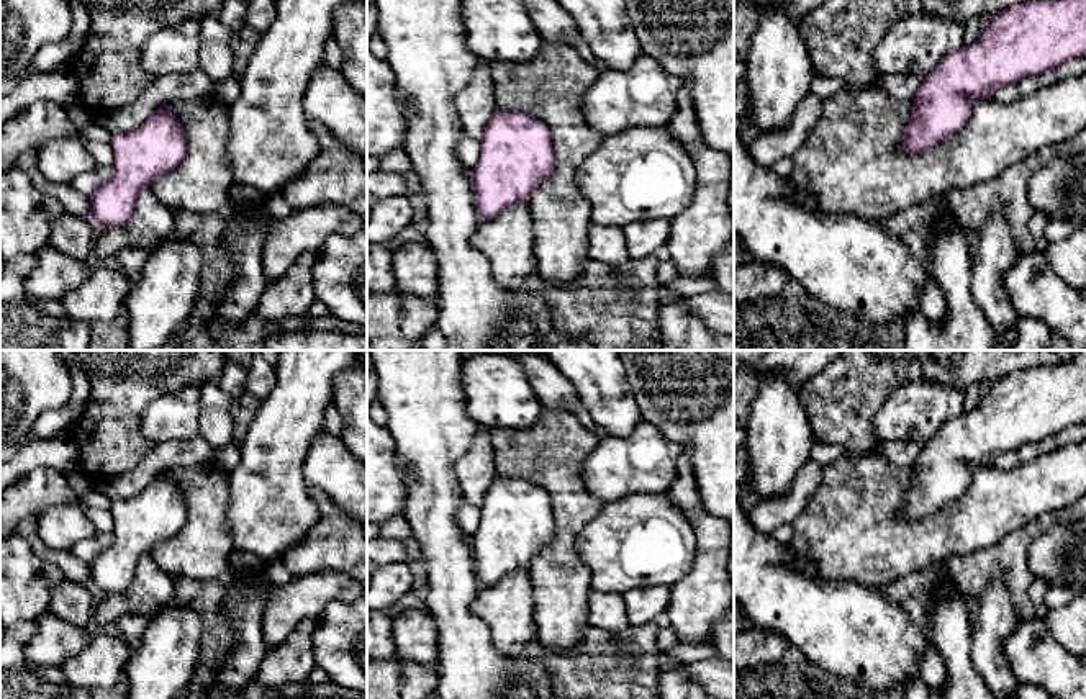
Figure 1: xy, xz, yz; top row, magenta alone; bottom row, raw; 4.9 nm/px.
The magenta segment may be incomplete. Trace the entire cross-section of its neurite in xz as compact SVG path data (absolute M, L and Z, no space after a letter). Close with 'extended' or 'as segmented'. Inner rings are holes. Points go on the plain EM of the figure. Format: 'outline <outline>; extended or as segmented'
outline M495 475L480 507L480 525L468 539L482 588L490 588L519 568L529 568L536 553L554 540L555 522L549 494L536 485Z; as segmented

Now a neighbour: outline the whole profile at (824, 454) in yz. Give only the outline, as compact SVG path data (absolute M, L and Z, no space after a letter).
M816 442L812 445L812 457L811 460L821 467L827 467L845 455L842 445L827 444L827 442Z

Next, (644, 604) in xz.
M670 586L632 588L622 596L631 625L644 625L654 620L663 622L670 602Z

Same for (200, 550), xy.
M215 460L195 467L172 467L169 476L179 485L187 501L187 522L170 539L159 542L151 557L170 578L190 578L195 581L213 581L228 576L233 542L228 524L229 475Z

